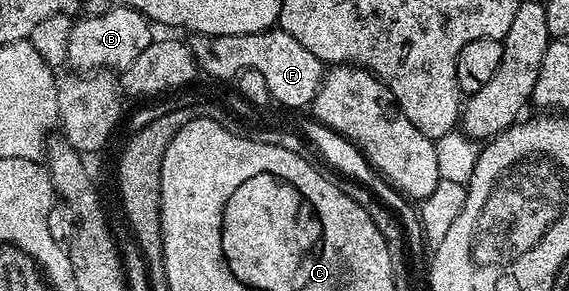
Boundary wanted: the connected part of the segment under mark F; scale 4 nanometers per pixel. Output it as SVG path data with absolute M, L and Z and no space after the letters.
M281 29L239 35L194 35L189 44L203 76L234 81L241 71L256 69L256 73L261 73L264 81L268 81L271 100L282 107L309 108L322 84L322 60L308 53L296 37Z

